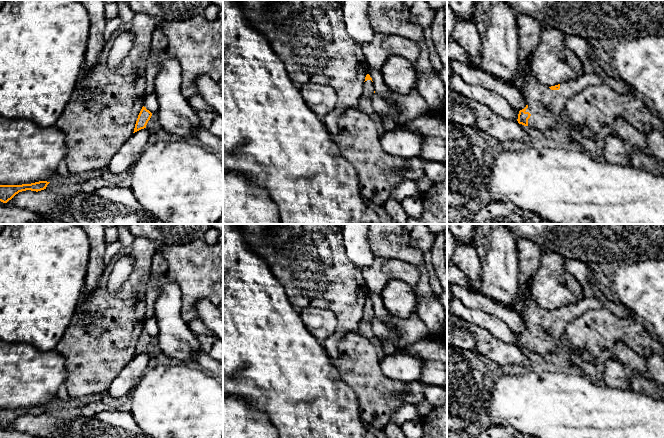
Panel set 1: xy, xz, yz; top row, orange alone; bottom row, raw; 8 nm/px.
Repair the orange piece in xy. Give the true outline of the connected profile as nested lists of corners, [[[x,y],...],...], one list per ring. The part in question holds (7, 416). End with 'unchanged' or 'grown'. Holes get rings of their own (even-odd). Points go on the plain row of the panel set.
[[[39,405],[31,408],[22,409],[0,409],[0,425],[3,427],[7,427],[16,418],[22,415],[31,414],[38,416],[44,414],[49,407],[50,406],[47,405]]] | unchanged

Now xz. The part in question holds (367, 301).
[[[367,298],[364,305],[364,315],[359,323],[358,333],[368,340],[372,340],[375,337],[372,331],[372,320],[374,317],[372,302]]] | grown

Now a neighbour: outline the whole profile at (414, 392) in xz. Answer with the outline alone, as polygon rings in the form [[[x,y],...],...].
[[[413,381],[407,384],[403,395],[400,399],[404,404],[417,404],[425,400],[424,389],[426,385],[420,383],[419,381]]]

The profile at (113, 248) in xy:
[[[118,240],[116,242],[107,244],[106,251],[103,257],[105,265],[107,265],[111,261],[113,256],[120,251],[121,247],[122,246]]]

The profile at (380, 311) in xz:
[[[368,291],[367,298],[372,302],[375,317],[386,323],[388,327],[394,329],[395,324],[392,321],[392,316],[386,310],[381,295]]]

